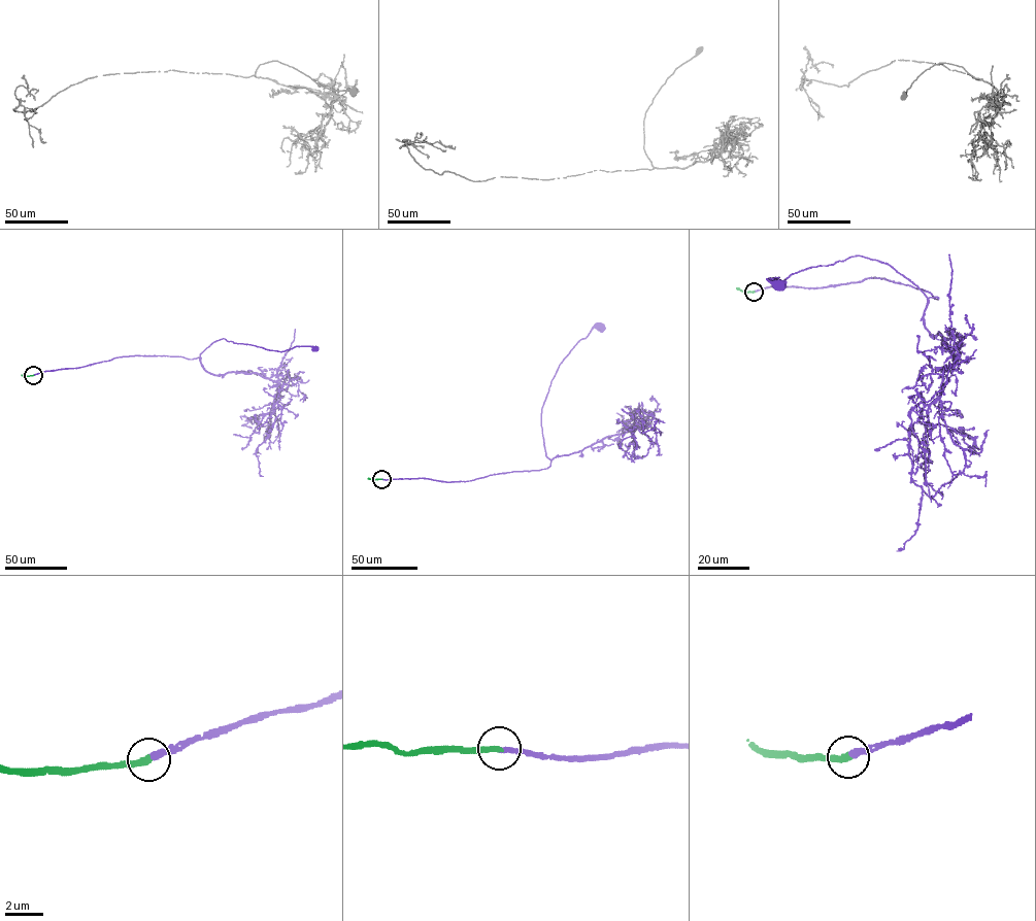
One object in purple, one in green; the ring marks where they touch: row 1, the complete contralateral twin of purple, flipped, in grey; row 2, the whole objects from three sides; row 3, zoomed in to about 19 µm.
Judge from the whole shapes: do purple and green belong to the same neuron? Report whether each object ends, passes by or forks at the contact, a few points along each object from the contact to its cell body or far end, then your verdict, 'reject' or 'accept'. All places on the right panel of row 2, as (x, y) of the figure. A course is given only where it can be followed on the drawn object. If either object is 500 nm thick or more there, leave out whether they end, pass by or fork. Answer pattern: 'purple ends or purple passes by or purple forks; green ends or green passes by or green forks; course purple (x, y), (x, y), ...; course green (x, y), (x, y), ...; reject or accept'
purple ends; green ends; course purple (754, 292), (875, 277), (938, 299), (860, 256), (805, 269), (775, 285), (778, 277), (770, 279), (778, 283); course green (754, 292), (736, 287); accept

